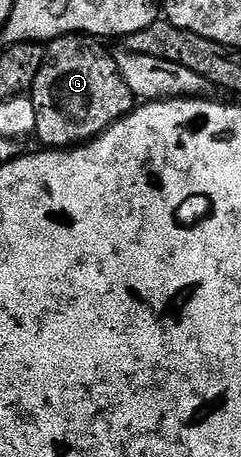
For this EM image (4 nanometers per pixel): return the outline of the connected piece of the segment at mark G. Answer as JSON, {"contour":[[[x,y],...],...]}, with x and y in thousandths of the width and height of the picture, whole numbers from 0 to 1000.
{"contour":[[[307,74],[249,79],[199,98],[187,142],[162,153],[162,171],[137,182],[133,214],[145,232],[149,304],[170,304],[191,326],[282,328],[373,306],[402,304],[485,263],[502,263],[560,234],[560,212],[527,197],[527,179],[494,162],[473,116],[432,105],[415,85]]]}

